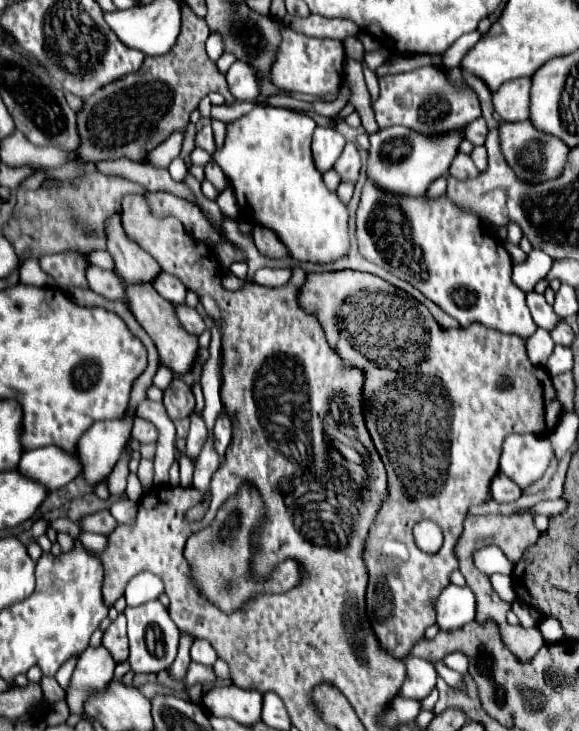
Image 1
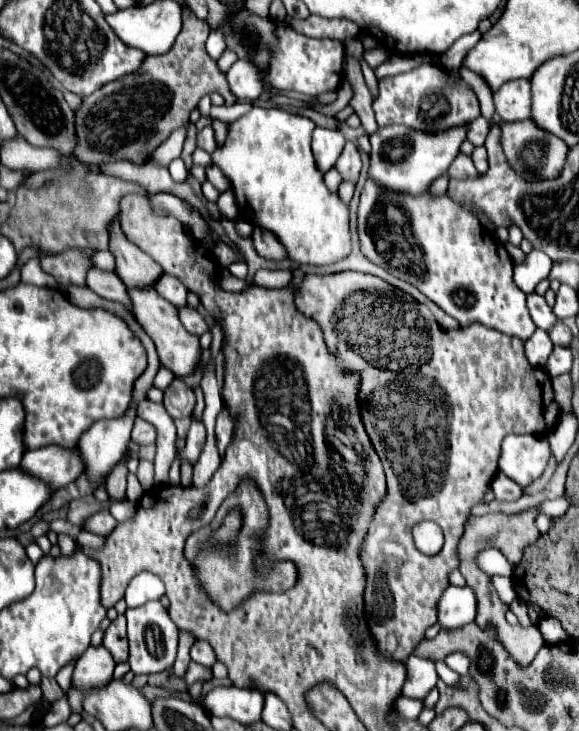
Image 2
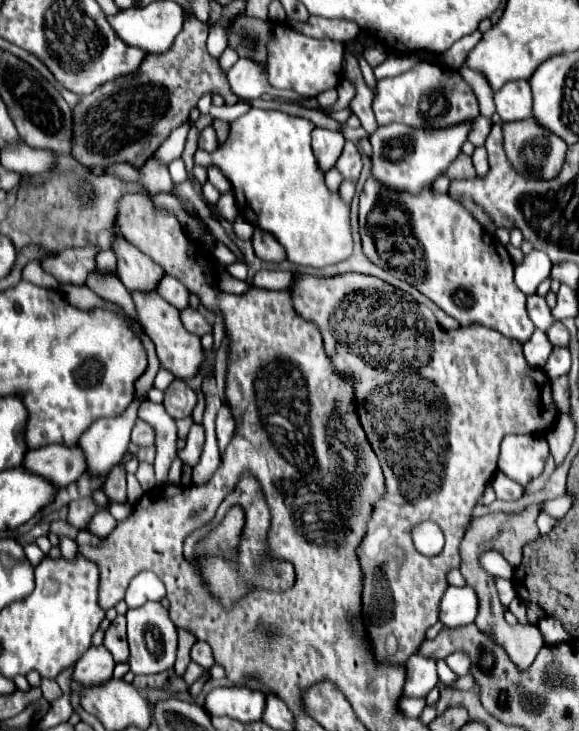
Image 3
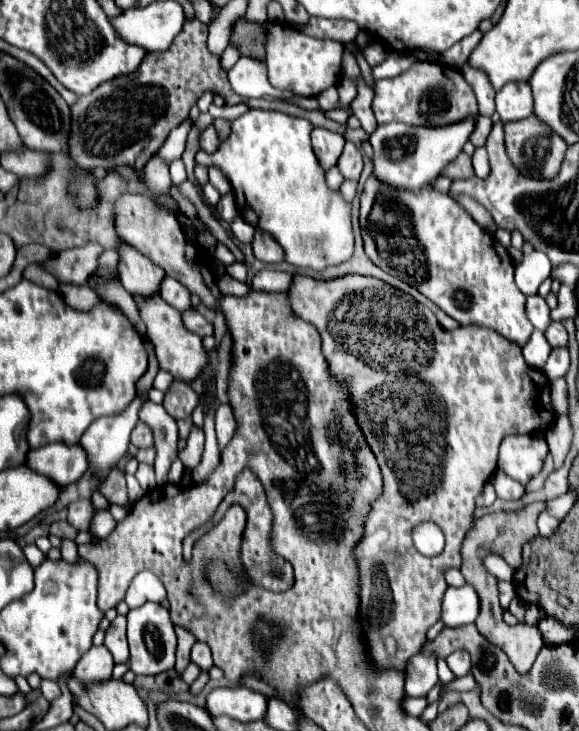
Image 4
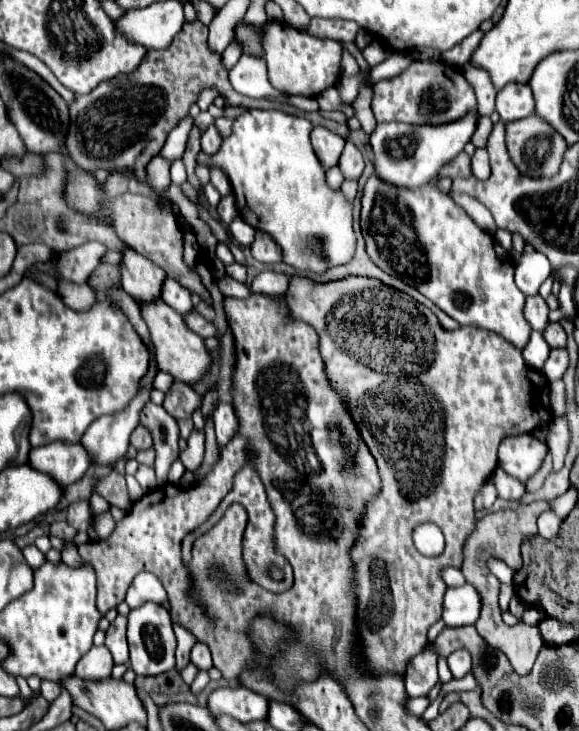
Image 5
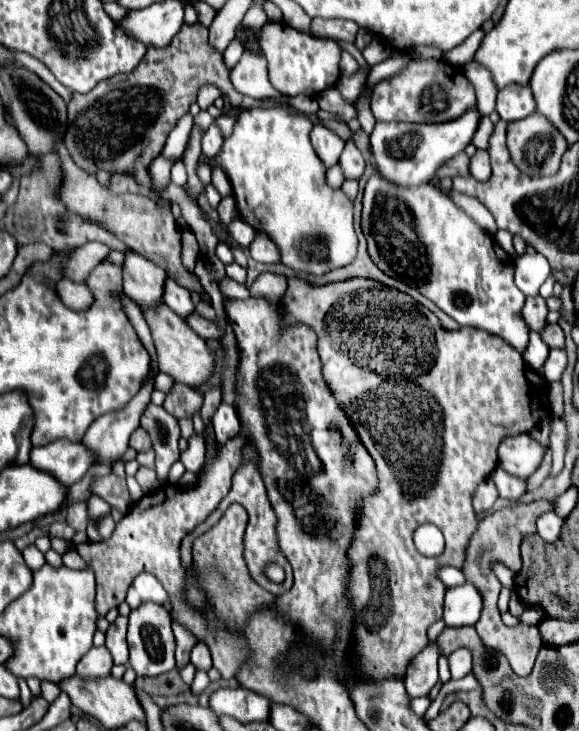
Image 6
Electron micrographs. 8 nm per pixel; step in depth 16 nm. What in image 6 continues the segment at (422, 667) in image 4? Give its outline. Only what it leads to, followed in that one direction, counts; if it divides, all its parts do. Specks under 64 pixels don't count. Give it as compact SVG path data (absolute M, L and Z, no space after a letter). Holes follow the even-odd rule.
M430 644L418 656L410 660L406 676L404 676L406 692L410 698L428 696L428 692L434 688L434 684L438 682L438 670L436 670L438 656L440 652L436 644Z

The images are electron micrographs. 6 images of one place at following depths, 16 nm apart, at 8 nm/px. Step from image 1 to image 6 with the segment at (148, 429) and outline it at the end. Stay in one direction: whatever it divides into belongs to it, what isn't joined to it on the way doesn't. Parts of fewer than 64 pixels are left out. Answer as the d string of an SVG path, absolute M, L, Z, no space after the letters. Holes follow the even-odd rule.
M140 426L134 430L134 434L130 436L130 446L136 448L138 452L142 450L150 450L152 448L152 440L150 440L150 434Z

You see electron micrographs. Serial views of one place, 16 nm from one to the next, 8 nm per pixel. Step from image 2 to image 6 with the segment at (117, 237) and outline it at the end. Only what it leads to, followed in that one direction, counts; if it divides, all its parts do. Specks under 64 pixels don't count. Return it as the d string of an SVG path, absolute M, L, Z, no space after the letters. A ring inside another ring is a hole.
M134 250L124 252L122 262L122 282L124 292L140 306L154 306L162 300L162 286L166 280L166 272L150 262L148 258L140 256Z

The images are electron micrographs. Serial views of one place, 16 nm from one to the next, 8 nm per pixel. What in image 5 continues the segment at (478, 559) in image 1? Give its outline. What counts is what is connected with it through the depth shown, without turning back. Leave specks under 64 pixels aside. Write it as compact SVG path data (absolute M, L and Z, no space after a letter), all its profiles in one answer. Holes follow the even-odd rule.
M490 556L490 558L486 560L486 564L488 564L488 570L490 570L490 572L500 580L500 582L512 584L514 570L512 570L512 568L508 568L508 566L504 564L504 560L496 560L496 556Z

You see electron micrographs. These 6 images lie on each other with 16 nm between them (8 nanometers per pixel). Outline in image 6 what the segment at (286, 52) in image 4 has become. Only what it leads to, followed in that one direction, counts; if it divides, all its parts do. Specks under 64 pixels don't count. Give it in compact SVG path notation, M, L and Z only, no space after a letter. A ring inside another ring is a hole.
M268 22L260 32L260 46L268 60L272 86L286 96L318 96L340 78L340 46L328 38L314 38L284 22Z

